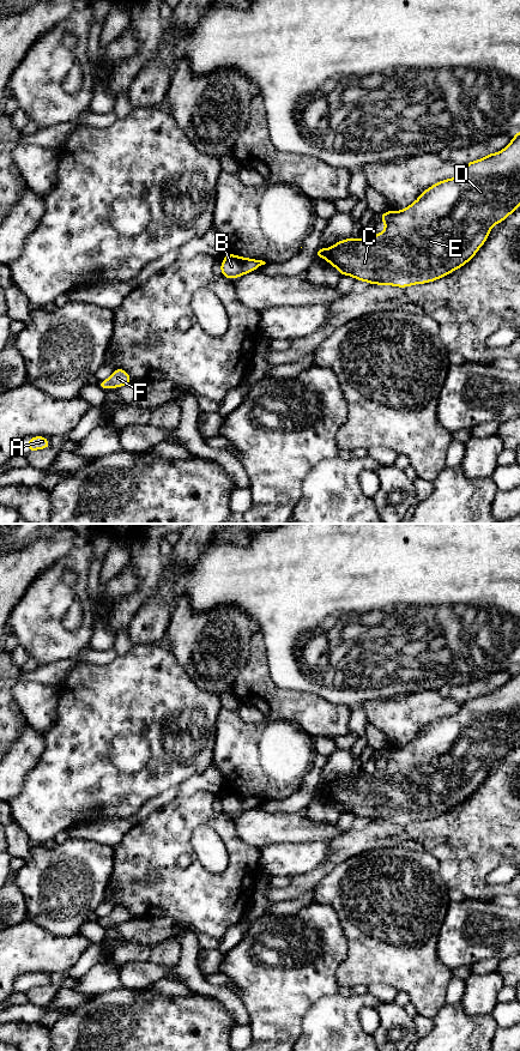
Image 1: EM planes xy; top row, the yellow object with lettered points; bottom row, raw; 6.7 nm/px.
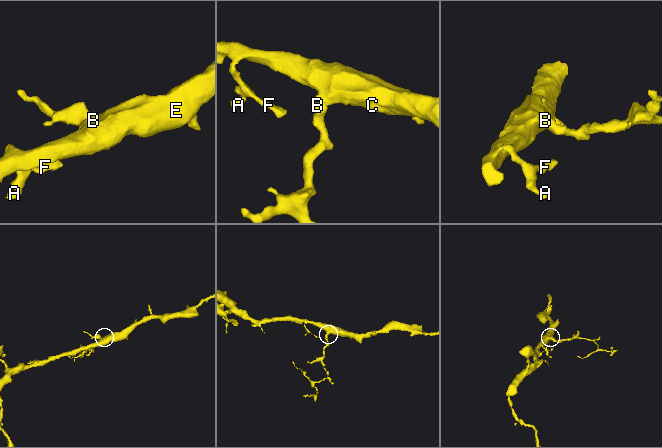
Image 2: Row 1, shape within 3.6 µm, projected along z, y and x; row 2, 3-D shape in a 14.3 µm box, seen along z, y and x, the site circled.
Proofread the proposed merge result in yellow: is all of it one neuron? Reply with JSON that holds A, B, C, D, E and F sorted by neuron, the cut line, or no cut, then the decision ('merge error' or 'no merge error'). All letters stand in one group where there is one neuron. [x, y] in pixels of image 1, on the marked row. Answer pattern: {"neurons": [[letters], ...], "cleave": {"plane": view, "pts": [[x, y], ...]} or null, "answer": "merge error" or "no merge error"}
{"neurons": [["A", "B", "C", "D", "E", "F"]], "cleave": null, "answer": "no merge error"}

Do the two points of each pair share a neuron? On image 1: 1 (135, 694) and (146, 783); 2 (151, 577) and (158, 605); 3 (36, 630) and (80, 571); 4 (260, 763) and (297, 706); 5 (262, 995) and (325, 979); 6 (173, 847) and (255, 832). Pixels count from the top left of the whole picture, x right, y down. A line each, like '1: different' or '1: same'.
1: same
2: different
3: same
4: different
5: same
6: different

